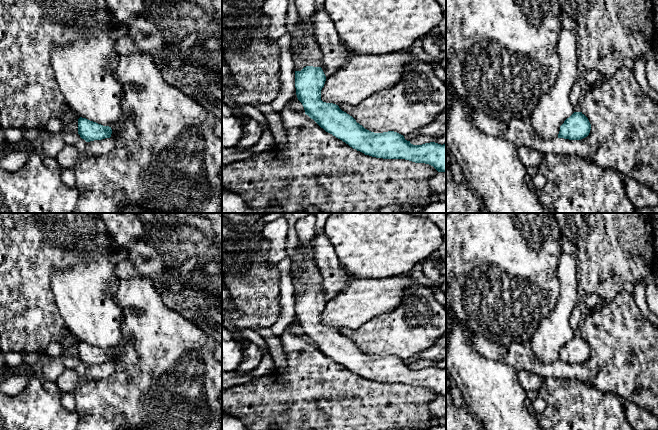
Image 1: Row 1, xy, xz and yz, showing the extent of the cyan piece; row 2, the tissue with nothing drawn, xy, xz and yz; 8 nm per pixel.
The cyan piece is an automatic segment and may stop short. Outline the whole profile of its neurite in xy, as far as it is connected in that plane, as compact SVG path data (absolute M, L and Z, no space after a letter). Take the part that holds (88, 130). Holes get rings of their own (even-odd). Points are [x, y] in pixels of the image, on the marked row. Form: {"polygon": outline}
{"polygon": "M86 118L78 119L78 134L86 142L110 138L112 129L109 126L103 126Z"}

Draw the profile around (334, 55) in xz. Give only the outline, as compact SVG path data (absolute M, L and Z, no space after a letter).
M321 9L314 13L316 41L322 52L321 68L329 77L343 67L349 60L349 54L341 43L332 19Z

